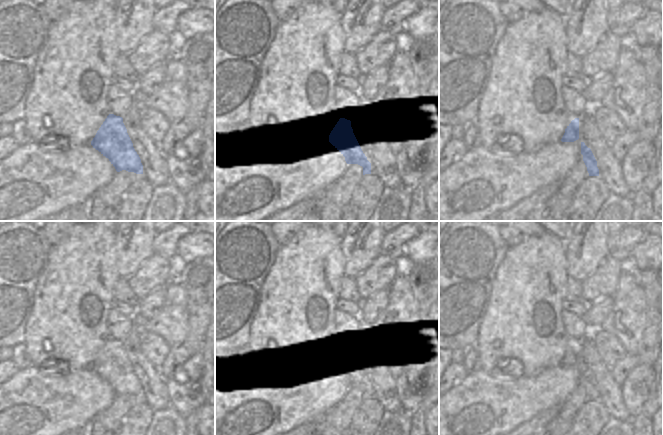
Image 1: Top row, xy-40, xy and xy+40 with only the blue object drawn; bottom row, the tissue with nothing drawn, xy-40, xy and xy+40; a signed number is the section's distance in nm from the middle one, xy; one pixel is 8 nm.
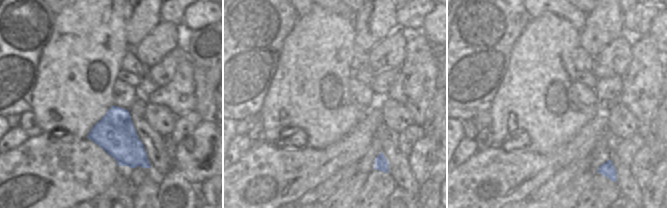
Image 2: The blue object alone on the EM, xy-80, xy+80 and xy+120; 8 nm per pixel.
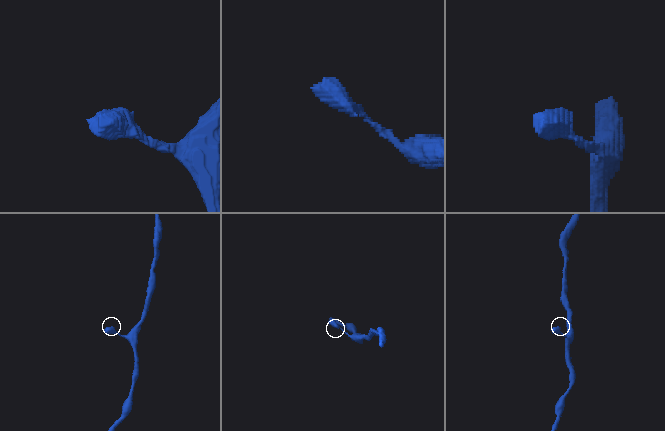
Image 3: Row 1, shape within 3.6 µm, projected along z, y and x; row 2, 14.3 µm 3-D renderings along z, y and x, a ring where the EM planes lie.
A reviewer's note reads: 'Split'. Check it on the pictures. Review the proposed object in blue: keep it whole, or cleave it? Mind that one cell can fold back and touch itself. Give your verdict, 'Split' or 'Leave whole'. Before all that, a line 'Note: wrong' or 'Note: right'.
Note: wrong
Leave whole.

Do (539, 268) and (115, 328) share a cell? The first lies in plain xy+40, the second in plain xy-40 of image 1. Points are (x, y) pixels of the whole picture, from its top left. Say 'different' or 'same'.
different

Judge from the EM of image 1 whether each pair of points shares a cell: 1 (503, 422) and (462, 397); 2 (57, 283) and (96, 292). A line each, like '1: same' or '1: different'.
1: same
2: same

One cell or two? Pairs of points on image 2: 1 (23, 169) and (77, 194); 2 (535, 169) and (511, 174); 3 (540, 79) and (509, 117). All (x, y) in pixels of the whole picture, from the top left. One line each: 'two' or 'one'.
1: one
2: one
3: one

